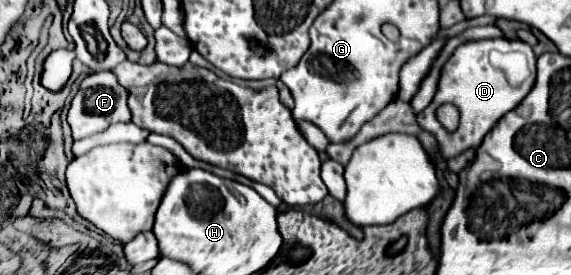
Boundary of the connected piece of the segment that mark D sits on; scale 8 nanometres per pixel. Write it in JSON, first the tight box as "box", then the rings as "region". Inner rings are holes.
{"box":[417,39,537,161],"region":[[[483,39],[459,45],[441,69],[437,93],[429,107],[417,115],[421,129],[435,135],[439,143],[439,155],[449,161],[467,149],[477,149],[485,135],[495,127],[495,123],[511,109],[515,109],[521,99],[531,91],[536,79],[537,57],[532,47],[519,39]],[[443,103],[453,103],[461,111],[461,123],[455,133],[441,127],[435,111]]]}

